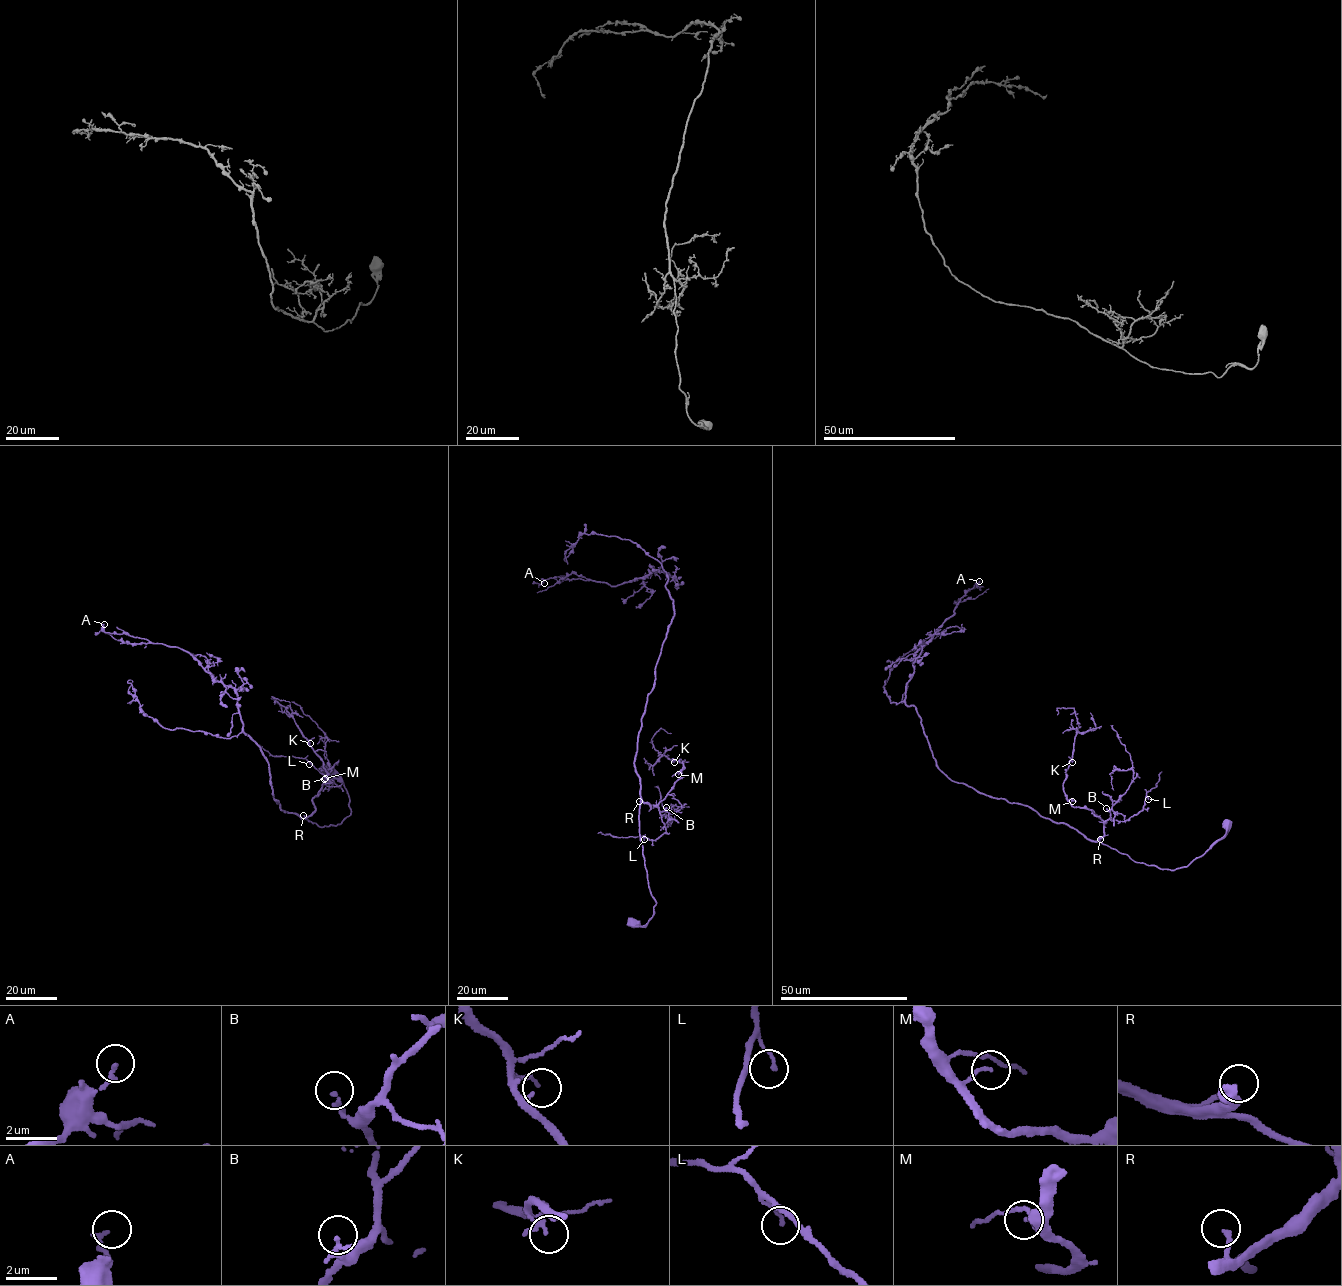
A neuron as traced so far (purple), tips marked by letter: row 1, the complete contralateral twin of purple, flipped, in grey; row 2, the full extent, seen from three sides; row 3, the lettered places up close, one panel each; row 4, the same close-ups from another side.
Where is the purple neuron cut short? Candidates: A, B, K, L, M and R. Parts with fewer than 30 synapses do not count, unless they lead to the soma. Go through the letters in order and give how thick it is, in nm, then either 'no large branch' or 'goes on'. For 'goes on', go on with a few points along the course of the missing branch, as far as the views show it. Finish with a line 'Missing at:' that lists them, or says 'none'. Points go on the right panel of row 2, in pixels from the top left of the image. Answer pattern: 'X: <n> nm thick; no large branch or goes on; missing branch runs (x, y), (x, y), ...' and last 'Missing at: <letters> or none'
A: 190 nm thick; no large branch
B: 170 nm thick; no large branch
K: 110 nm thick; no large branch
L: 120 nm thick; no large branch
M: 120 nm thick; no large branch
R: 170 nm thick; goes on; missing branch runs (1100, 839), (1111, 825), (1114, 808), (1092, 801)
Missing at: R

